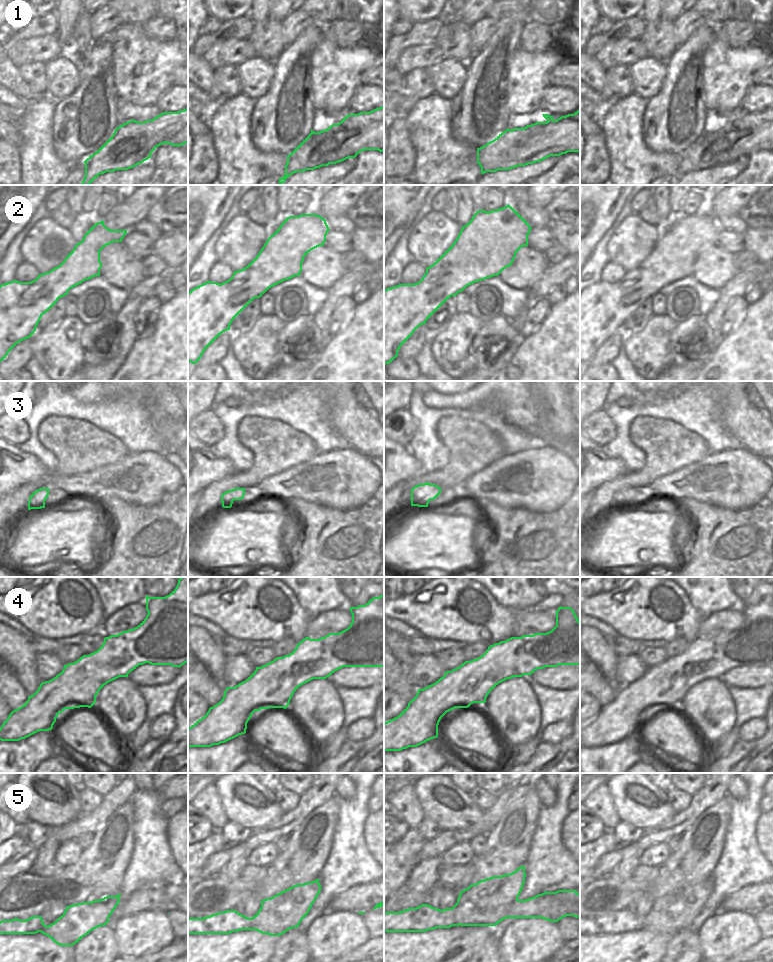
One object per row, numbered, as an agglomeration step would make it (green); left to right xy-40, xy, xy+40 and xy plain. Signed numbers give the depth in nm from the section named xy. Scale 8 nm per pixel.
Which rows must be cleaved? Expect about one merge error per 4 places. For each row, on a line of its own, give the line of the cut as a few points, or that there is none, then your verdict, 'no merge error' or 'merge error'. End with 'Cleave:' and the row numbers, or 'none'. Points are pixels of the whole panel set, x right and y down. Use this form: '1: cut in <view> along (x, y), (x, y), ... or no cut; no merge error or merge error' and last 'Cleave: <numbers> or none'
1: cut in xy along (383, 120), (337, 131), (337, 147), (329, 151), (326, 162); merge error
2: no cut; no merge error
3: no cut; no merge error
4: no cut; no merge error
5: cut in xy along (275, 897), (284, 916), (250, 929); merge error
Cleave: 1, 5

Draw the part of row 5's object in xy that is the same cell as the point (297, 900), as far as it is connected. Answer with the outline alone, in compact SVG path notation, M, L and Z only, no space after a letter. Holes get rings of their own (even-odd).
M319 879L304 884L296 884L272 898L277 899L277 905L282 906L285 913L282 920L266 920L261 927L252 926L262 934L280 936L292 928L297 928L309 913L313 903L321 891Z

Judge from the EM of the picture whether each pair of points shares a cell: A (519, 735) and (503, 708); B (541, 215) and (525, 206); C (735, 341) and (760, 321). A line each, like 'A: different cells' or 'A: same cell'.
A: same cell
B: same cell
C: same cell

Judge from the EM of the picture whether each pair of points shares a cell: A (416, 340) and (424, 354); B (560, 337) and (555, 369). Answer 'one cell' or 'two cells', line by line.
A: two cells
B: one cell

